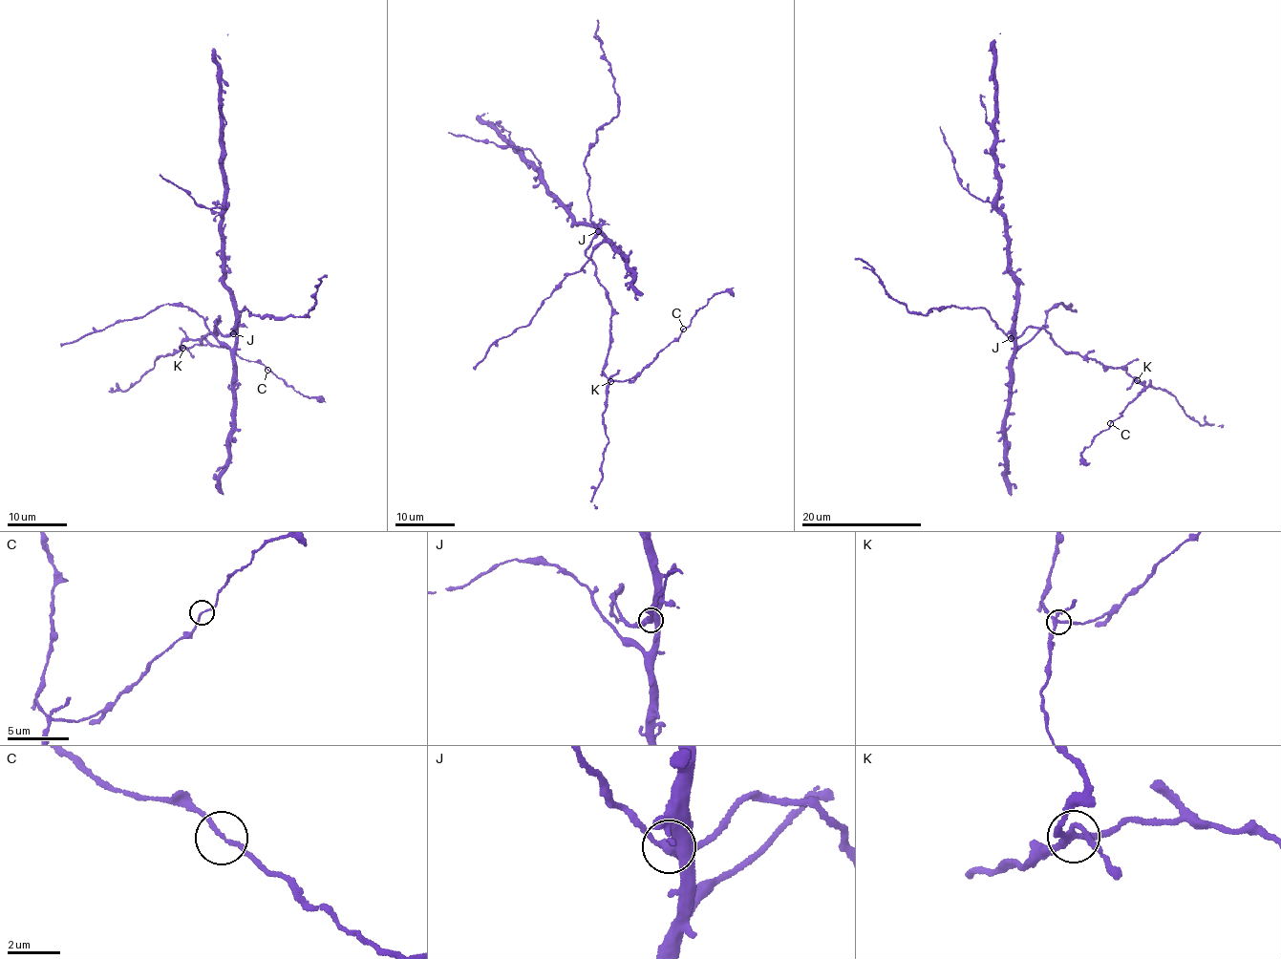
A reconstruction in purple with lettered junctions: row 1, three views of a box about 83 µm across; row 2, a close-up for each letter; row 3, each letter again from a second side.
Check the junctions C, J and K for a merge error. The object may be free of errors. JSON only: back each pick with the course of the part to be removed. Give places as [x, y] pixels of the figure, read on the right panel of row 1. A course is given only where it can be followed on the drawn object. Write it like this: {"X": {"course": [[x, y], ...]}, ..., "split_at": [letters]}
{"split_at": ["J"]}

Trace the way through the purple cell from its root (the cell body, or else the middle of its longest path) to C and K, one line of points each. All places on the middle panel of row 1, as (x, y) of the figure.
C: (591, 241), (586, 256), (595, 265), (612, 315), (603, 373), (612, 380), (634, 377), (684, 328)
K: (591, 241), (586, 256), (595, 265), (600, 285), (608, 293), (611, 307), (611, 334), (603, 371), (610, 381)

